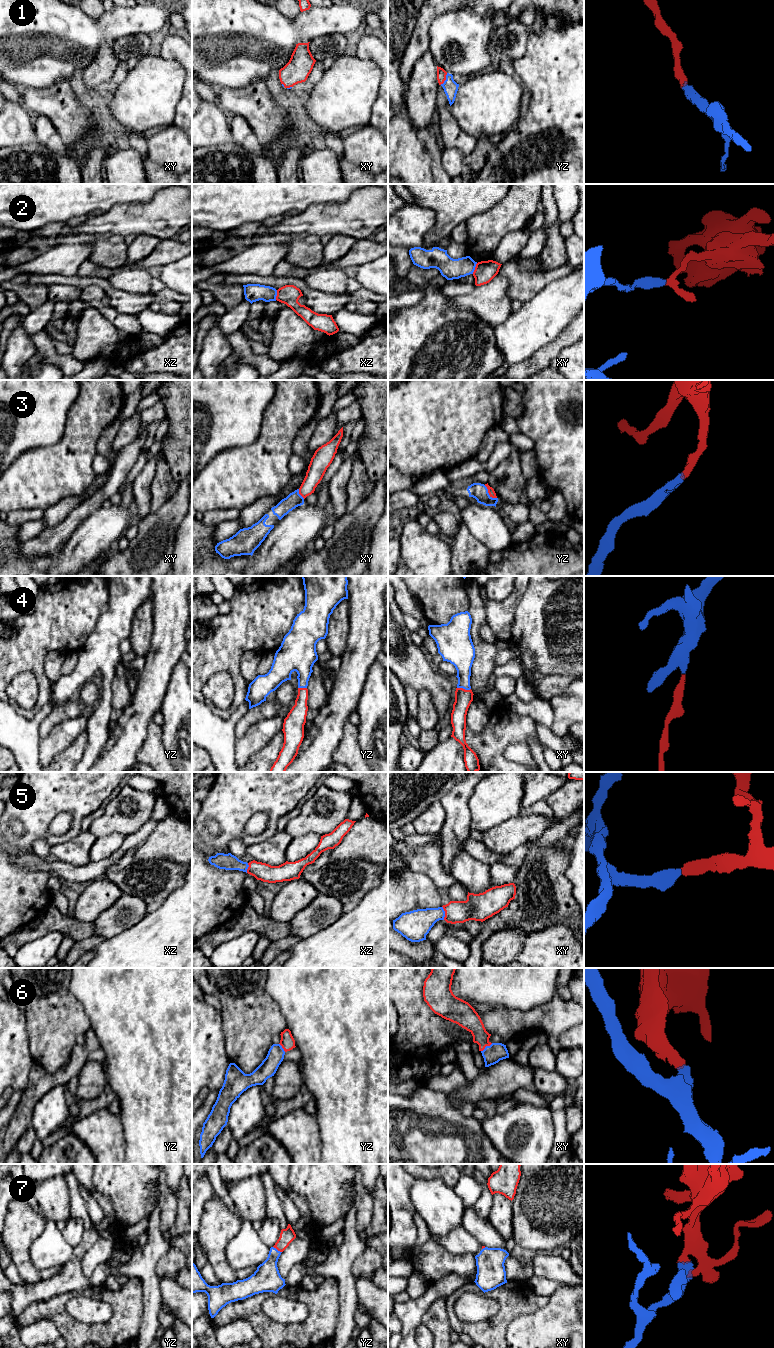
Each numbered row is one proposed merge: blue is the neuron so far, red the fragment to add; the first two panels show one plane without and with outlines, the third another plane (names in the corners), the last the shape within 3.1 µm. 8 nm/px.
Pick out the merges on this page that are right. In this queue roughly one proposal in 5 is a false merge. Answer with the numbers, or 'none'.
1, 3, 4, 5, 6, 7

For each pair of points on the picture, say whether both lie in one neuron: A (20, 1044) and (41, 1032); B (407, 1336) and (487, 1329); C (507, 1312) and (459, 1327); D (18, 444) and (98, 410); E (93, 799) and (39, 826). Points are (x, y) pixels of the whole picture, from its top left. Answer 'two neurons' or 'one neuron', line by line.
A: two neurons
B: two neurons
C: one neuron
D: two neurons
E: one neuron

